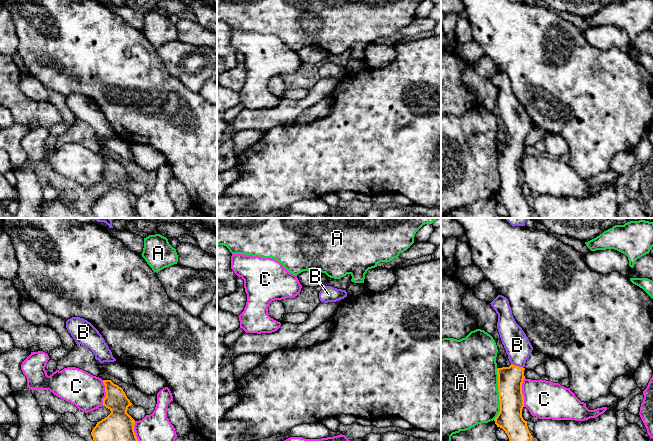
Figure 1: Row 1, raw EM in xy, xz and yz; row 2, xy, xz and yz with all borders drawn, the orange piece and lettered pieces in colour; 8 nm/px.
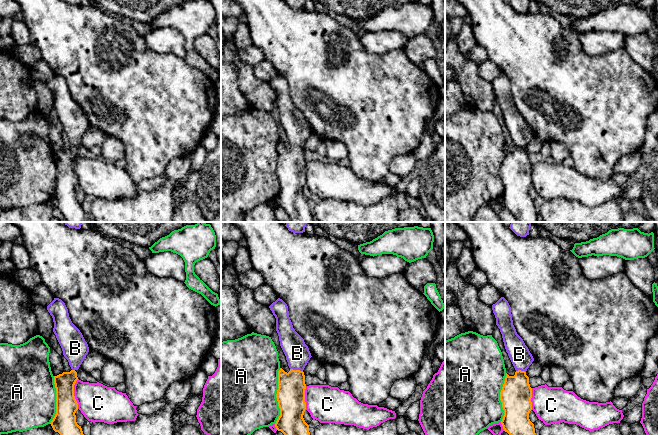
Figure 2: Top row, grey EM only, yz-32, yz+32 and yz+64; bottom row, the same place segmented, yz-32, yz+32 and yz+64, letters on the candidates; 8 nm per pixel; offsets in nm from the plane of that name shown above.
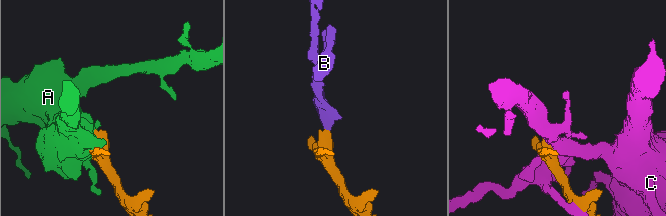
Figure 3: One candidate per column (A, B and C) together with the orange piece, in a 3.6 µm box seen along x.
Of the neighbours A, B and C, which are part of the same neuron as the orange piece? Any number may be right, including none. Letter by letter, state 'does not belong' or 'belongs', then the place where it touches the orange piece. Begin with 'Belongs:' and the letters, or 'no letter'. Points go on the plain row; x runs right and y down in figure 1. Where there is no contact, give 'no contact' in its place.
Belongs: B
A: does not belong; meets orange in yz at (499, 170)
B: belongs; meets orange in yz at (517, 142)
C: does not belong; meets orange in yz at (521, 168)

